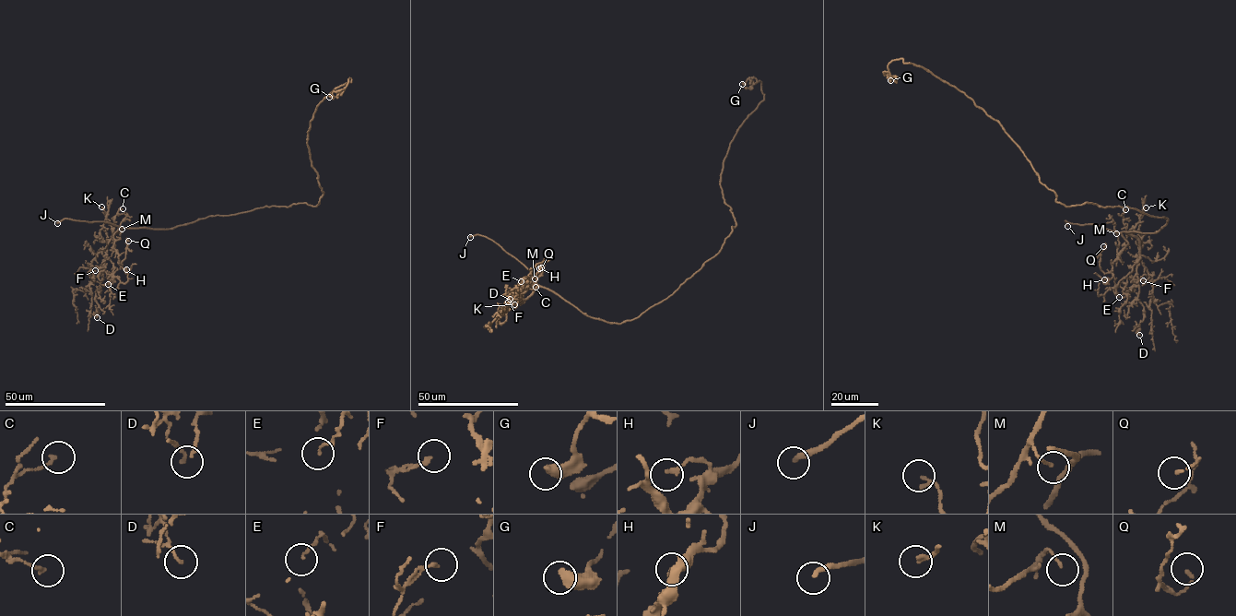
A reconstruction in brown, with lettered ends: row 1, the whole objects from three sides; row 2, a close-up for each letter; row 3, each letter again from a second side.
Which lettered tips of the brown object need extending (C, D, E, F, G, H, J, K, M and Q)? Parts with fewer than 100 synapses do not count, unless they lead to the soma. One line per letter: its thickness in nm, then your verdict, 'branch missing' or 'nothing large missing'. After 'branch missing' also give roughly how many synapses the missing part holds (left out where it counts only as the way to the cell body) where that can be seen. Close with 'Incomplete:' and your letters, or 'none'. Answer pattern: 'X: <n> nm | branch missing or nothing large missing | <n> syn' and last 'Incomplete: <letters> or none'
C: 160 nm | nothing large missing
D: 110 nm | nothing large missing
E: 100 nm | nothing large missing
F: 170 nm | nothing large missing
G: 550 nm | nothing large missing
H: 170 nm | nothing large missing
J: 240 nm | branch missing
K: 170 nm | nothing large missing
M: 100 nm | nothing large missing
Q: 130 nm | nothing large missing
Incomplete: J

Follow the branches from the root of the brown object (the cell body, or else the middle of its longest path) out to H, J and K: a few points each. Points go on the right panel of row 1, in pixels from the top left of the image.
H: (1117, 206), (1168, 219), (1157, 232), (1123, 231), (1128, 244), (1112, 264), (1112, 277), (1104, 279)
J: (1117, 206), (1126, 206), (1168, 219), (1159, 231), (1152, 233), (1117, 232), (1098, 225), (1065, 220), (1067, 226)
K: (1117, 206), (1168, 219), (1157, 232), (1124, 231), (1136, 238), (1139, 249), (1139, 220), (1146, 207)

